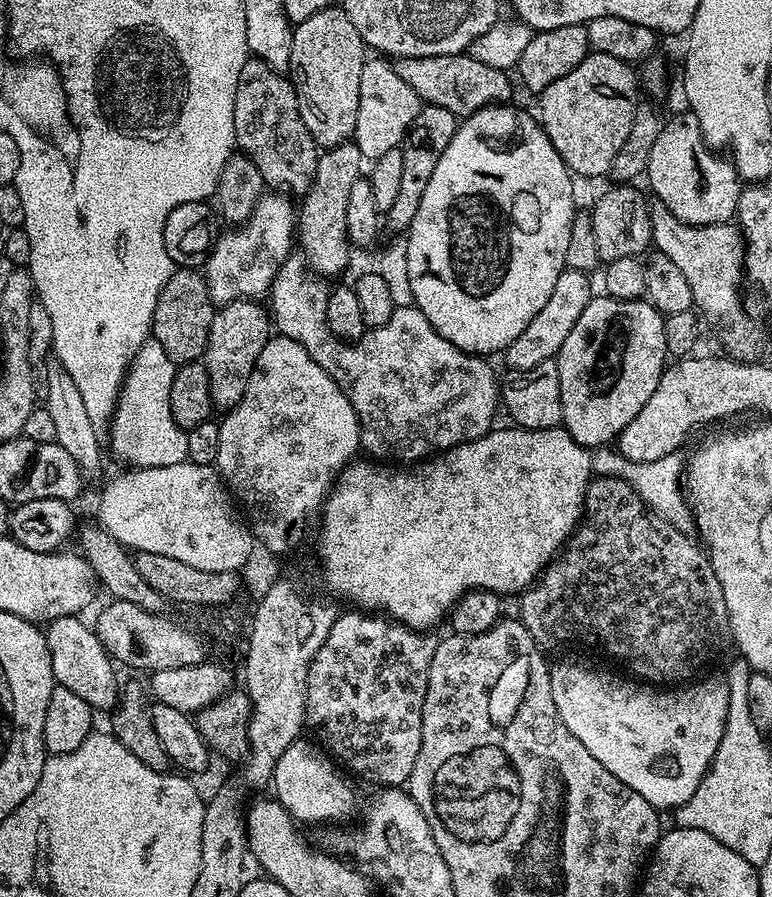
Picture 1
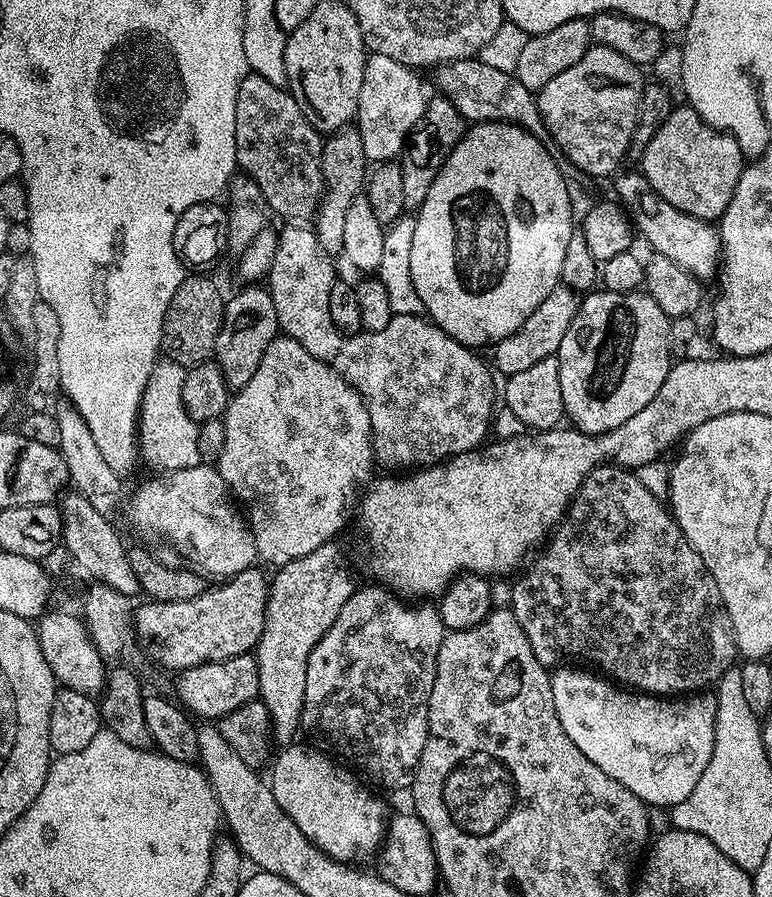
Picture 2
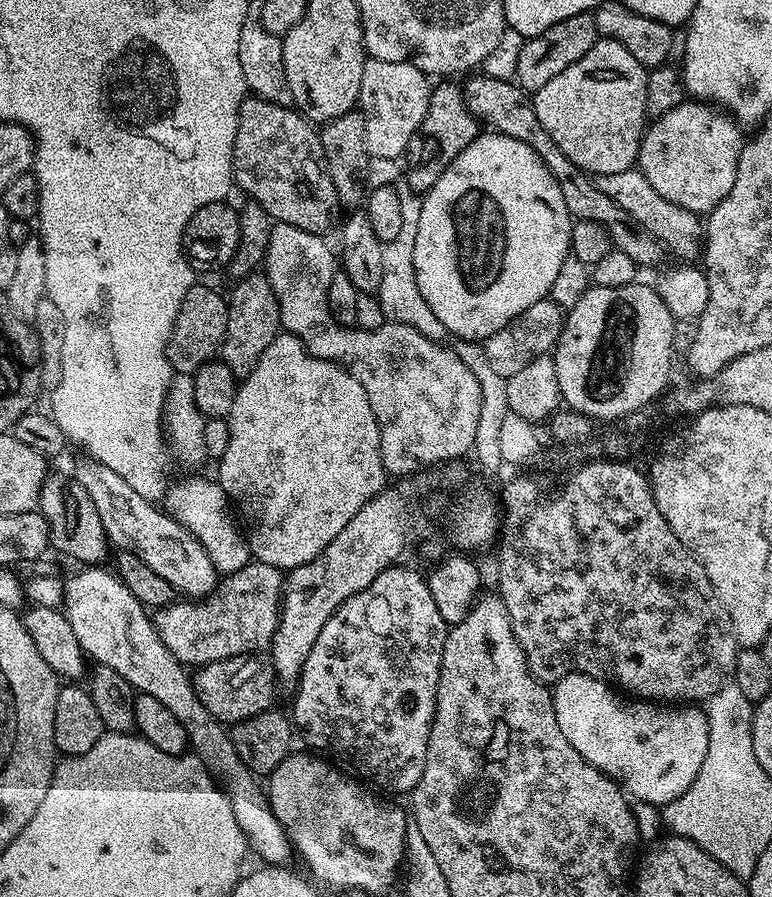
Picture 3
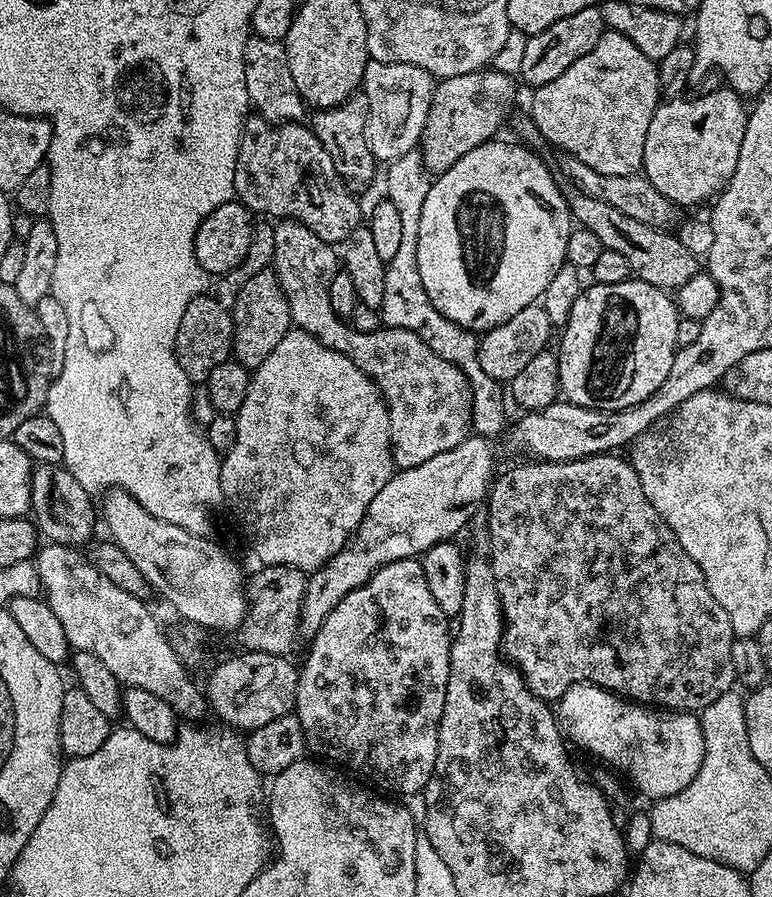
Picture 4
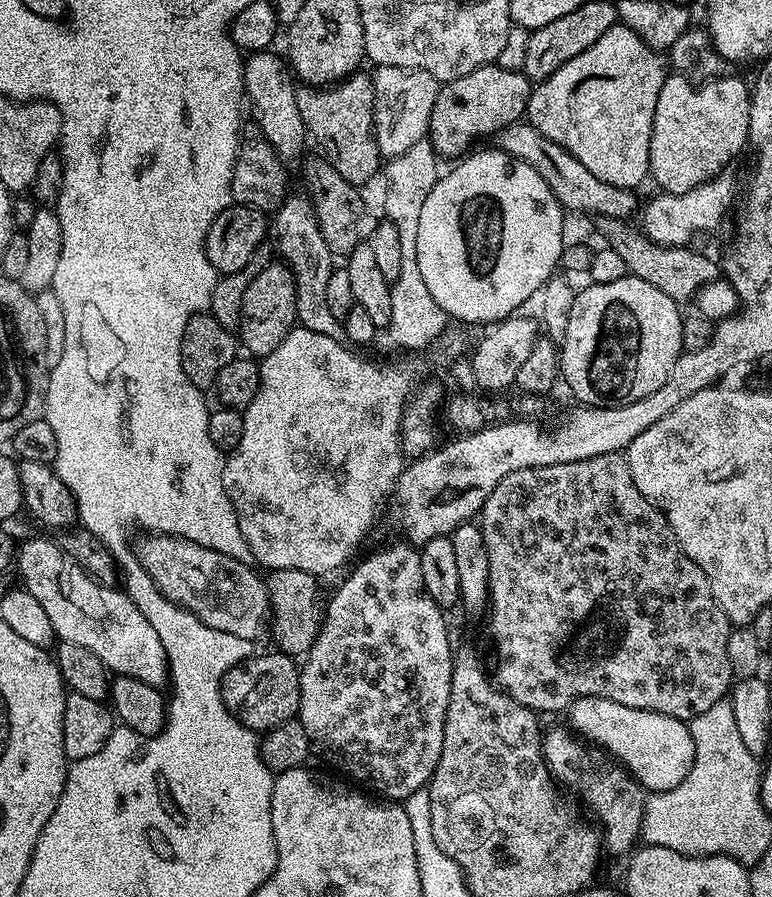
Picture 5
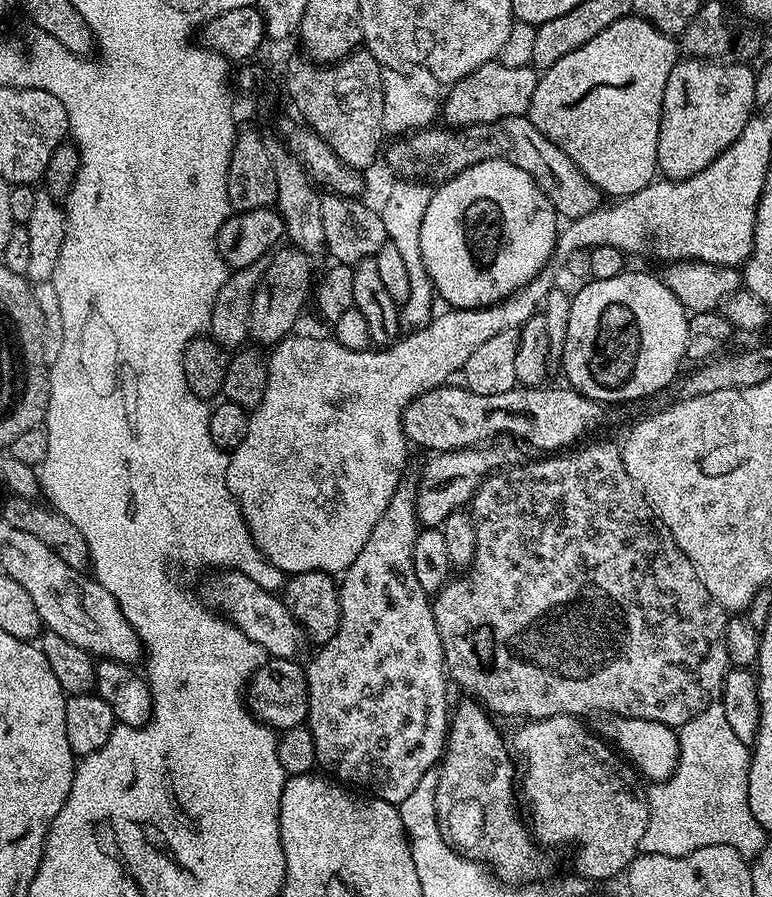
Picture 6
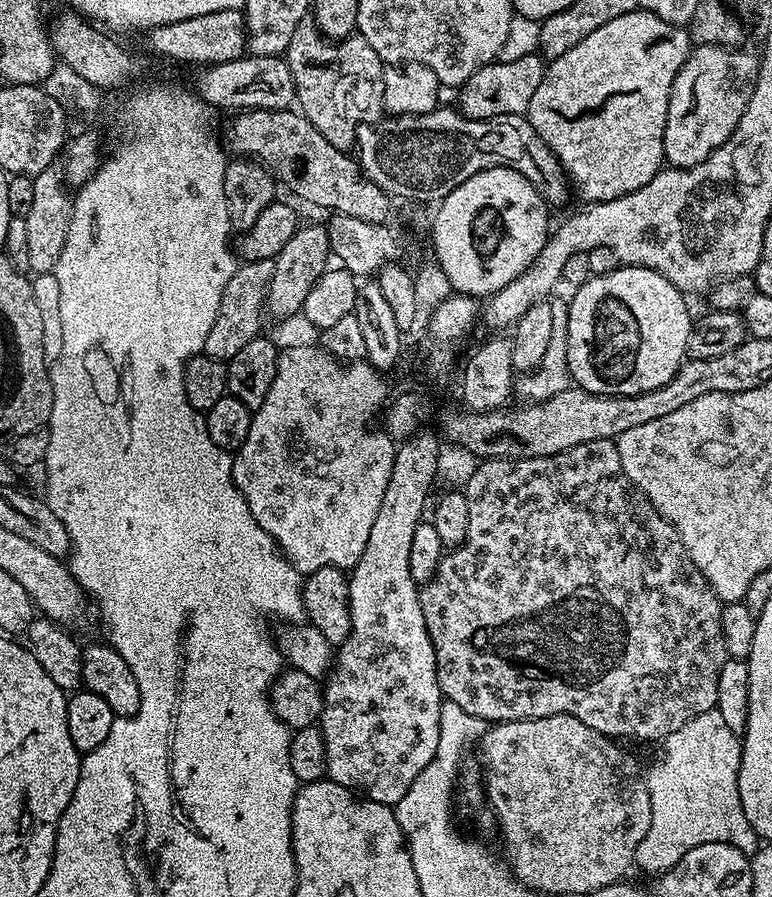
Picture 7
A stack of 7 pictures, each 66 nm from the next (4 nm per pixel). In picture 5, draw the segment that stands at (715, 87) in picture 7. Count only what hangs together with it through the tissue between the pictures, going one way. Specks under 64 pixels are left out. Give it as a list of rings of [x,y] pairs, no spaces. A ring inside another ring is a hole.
[[[672,74],[667,77],[662,86],[662,90],[658,94],[658,106],[656,107],[656,113],[654,114],[654,126],[652,127],[652,133],[650,134],[650,166],[648,171],[651,179],[656,179],[657,189],[660,192],[669,192],[670,194],[686,194],[690,190],[694,190],[698,186],[702,186],[708,180],[712,180],[714,177],[721,175],[725,171],[724,168],[740,151],[745,147],[749,147],[750,141],[748,139],[748,127],[750,126],[750,102],[752,101],[750,95],[750,84],[746,79],[739,80],[736,76],[720,76],[717,80],[708,80],[705,84],[691,84],[688,81],[689,77],[684,74]]]

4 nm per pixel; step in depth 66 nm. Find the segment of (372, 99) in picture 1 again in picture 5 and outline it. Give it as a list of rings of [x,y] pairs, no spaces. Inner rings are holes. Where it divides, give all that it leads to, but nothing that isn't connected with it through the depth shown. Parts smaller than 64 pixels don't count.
[[[375,65],[371,69],[370,75],[374,82],[374,122],[372,123],[372,133],[376,136],[376,145],[381,157],[393,158],[406,153],[419,140],[425,139],[428,135],[428,123],[430,114],[434,110],[434,98],[438,82],[426,70],[417,68],[403,68],[402,66],[382,66]]]

